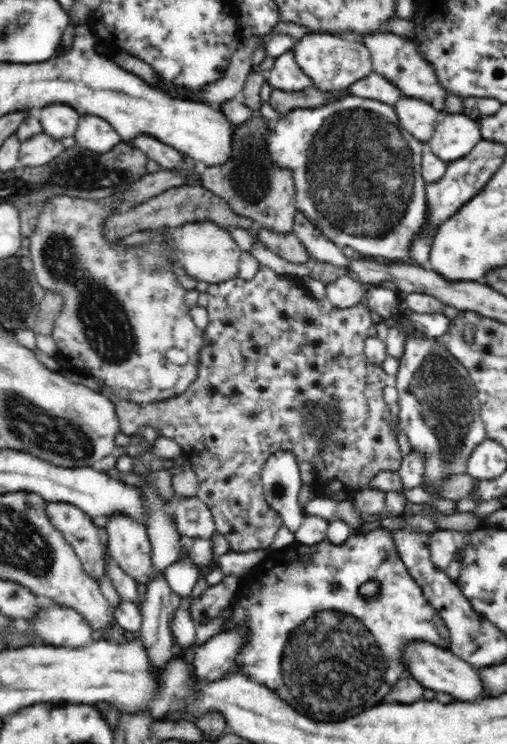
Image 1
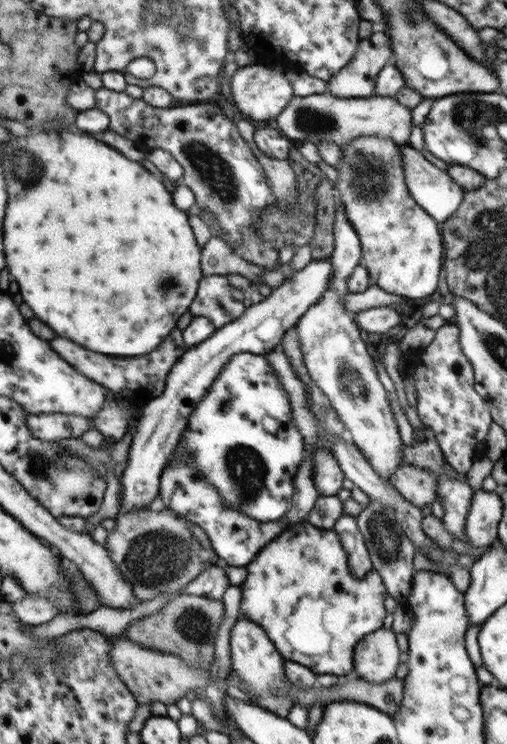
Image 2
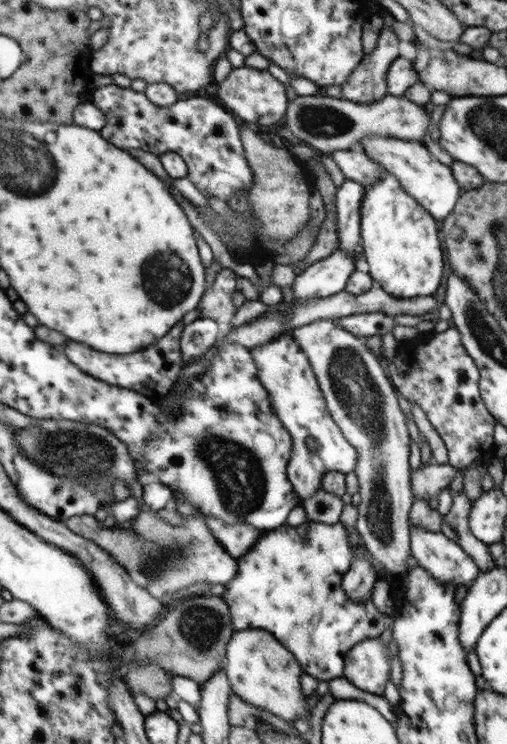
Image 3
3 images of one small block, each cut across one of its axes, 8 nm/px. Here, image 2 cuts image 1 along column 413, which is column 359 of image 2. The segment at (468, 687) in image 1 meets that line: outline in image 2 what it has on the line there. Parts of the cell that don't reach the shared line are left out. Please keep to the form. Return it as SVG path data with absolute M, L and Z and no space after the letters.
M382 627L364 635L356 644L353 676L382 684L395 676L403 660L396 633Z

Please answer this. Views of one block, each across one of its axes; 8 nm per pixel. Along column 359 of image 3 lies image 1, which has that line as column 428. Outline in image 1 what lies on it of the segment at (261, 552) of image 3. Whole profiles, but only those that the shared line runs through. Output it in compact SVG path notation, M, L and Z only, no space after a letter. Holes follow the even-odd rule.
M381 527L367 533L350 534L343 543L338 545L331 543L327 538L312 546L295 540L288 547L278 551L270 551L266 559L261 560L254 568L240 577L240 582L238 582L231 604L233 604L233 618L222 626L220 632L234 627L244 627L246 635L248 635L244 648L236 656L233 670L238 669L240 673L244 673L248 678L254 679L256 683L274 689L280 695L280 698L288 701L299 712L317 721L343 721L345 718L350 718L358 714L358 712L362 712L362 710L382 703L381 700L385 698L396 682L407 675L406 665L402 662L404 662L404 648L412 640L423 640L443 649L449 649L451 643L446 624L443 623L438 611L421 593L419 584L409 574L397 551L391 532ZM366 582L377 582L379 584L379 590L375 597L364 597L358 593L358 588L362 584L366 584Z

